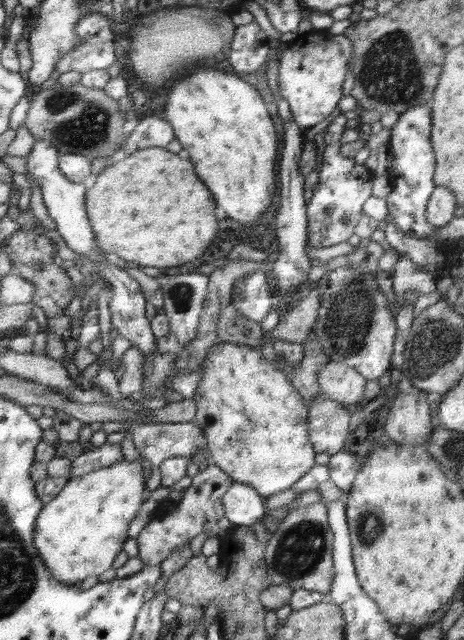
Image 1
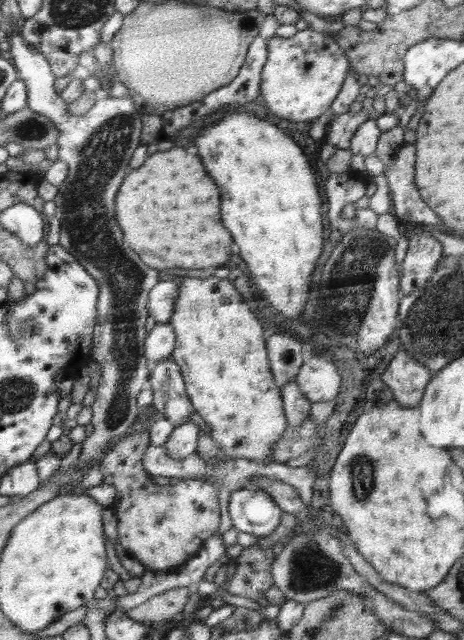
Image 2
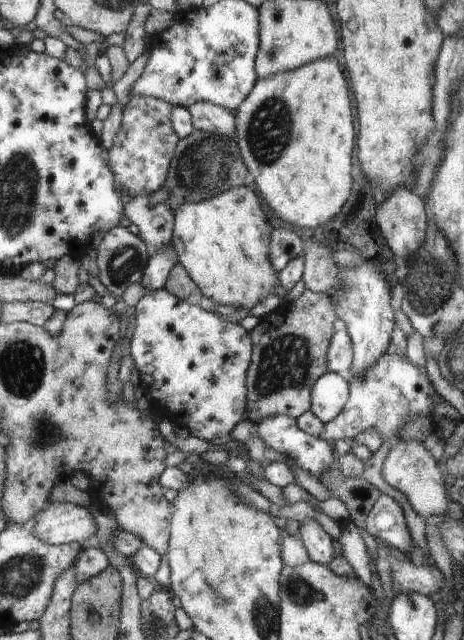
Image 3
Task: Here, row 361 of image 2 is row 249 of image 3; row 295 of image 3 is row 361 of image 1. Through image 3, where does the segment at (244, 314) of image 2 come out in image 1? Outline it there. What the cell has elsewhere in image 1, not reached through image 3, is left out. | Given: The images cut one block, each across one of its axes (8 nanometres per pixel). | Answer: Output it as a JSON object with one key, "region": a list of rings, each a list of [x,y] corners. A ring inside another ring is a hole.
{"region":[[[216,340],[201,366],[198,387],[192,396],[196,404],[196,415],[192,421],[202,428],[206,436],[210,464],[226,471],[233,481],[253,486],[264,499],[280,490],[289,489],[313,468],[316,451],[308,442],[306,432],[308,408],[302,402],[302,395],[294,390],[293,383],[288,382],[288,378],[272,362],[264,360],[260,349]]]}

